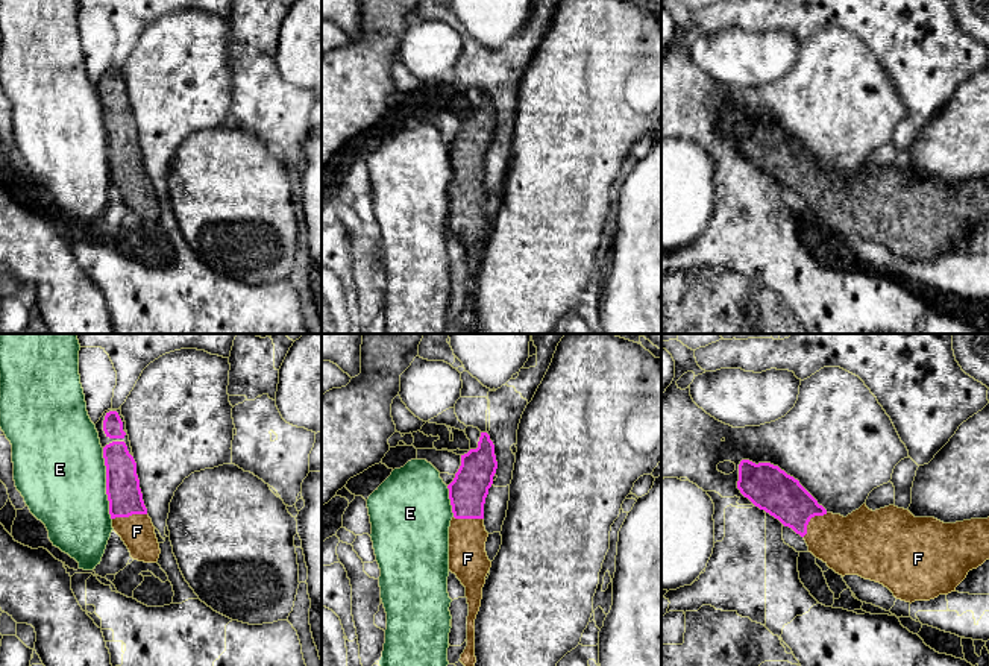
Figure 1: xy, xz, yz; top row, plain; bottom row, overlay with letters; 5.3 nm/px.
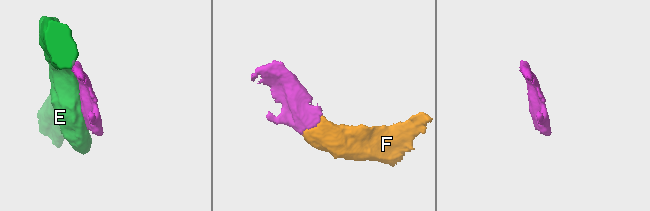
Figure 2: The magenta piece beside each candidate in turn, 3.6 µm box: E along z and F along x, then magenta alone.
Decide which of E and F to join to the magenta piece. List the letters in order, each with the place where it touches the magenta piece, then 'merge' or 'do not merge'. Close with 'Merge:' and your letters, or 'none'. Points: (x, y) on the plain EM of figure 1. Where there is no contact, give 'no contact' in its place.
E: contact xy (106, 144); do not merge
F: contact xy (129, 175); merge
Merge: F

